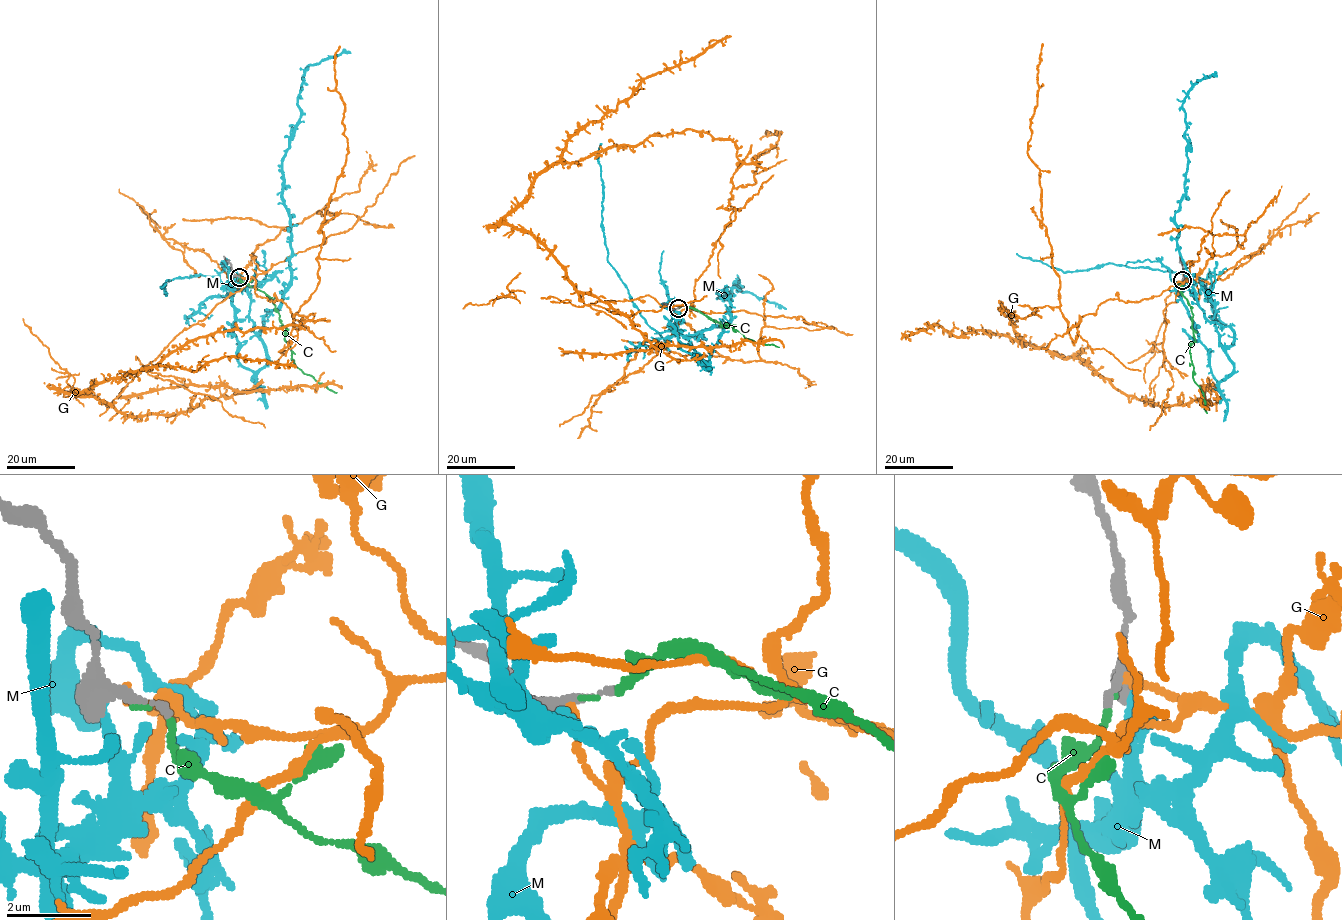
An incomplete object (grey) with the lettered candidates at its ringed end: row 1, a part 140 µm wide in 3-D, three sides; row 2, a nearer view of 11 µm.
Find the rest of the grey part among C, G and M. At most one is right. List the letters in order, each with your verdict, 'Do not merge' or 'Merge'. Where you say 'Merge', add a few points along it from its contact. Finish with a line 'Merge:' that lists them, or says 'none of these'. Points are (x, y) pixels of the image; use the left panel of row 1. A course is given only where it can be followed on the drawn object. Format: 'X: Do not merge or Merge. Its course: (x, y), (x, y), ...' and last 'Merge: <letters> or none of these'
C: Merge. Its course: (238, 276), (270, 297), (285, 328), (284, 339), (291, 349), (293, 363), (337, 393)
G: Do not merge
M: Do not merge
Merge: C

